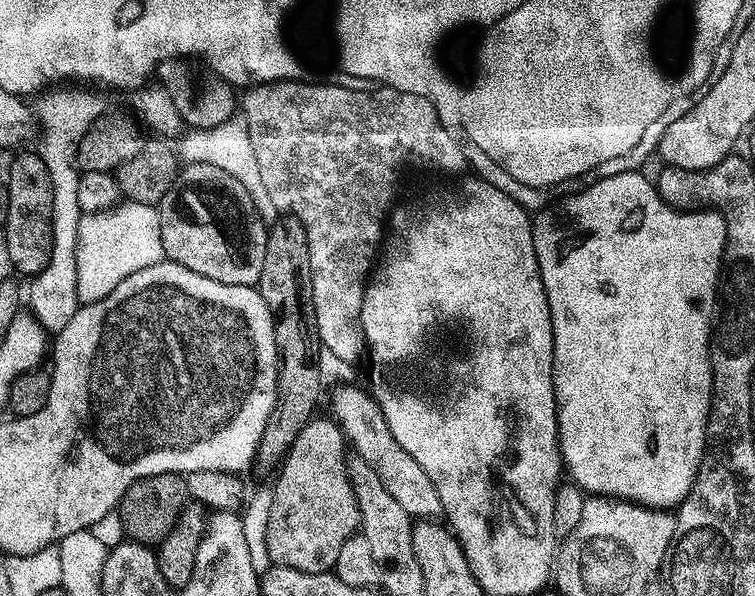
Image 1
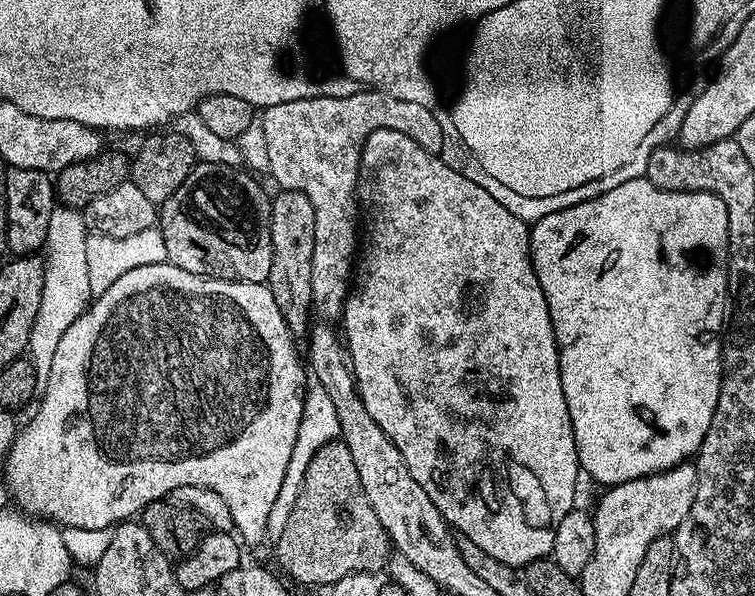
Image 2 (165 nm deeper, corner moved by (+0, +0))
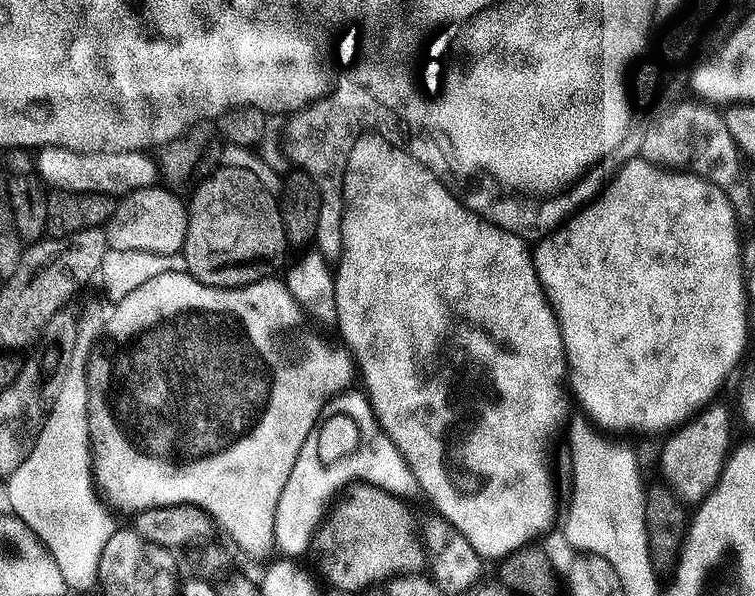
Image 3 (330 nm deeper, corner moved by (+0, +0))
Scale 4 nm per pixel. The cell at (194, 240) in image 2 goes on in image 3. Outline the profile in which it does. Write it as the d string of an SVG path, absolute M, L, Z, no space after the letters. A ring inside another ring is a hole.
M223 166L217 169L217 172L209 171L191 189L192 197L187 197L188 221L182 247L184 267L189 276L203 284L215 288L242 288L261 279L265 275L264 267L267 264L283 265L284 255L290 252L290 245L282 226L282 214L277 197L269 193L266 186L250 170Z

